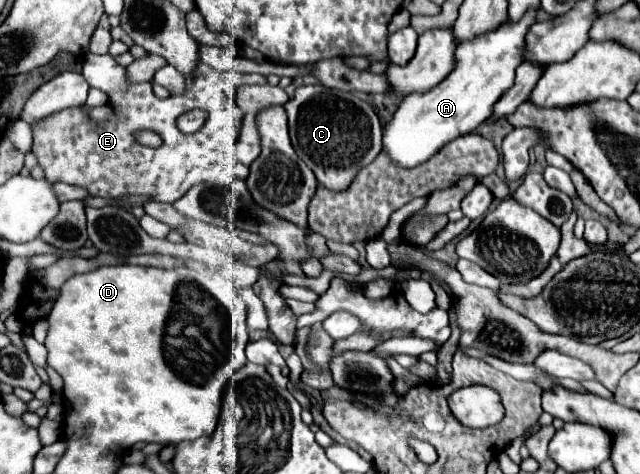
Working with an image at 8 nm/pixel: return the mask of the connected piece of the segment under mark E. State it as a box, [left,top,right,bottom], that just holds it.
[32,55,266,203]

